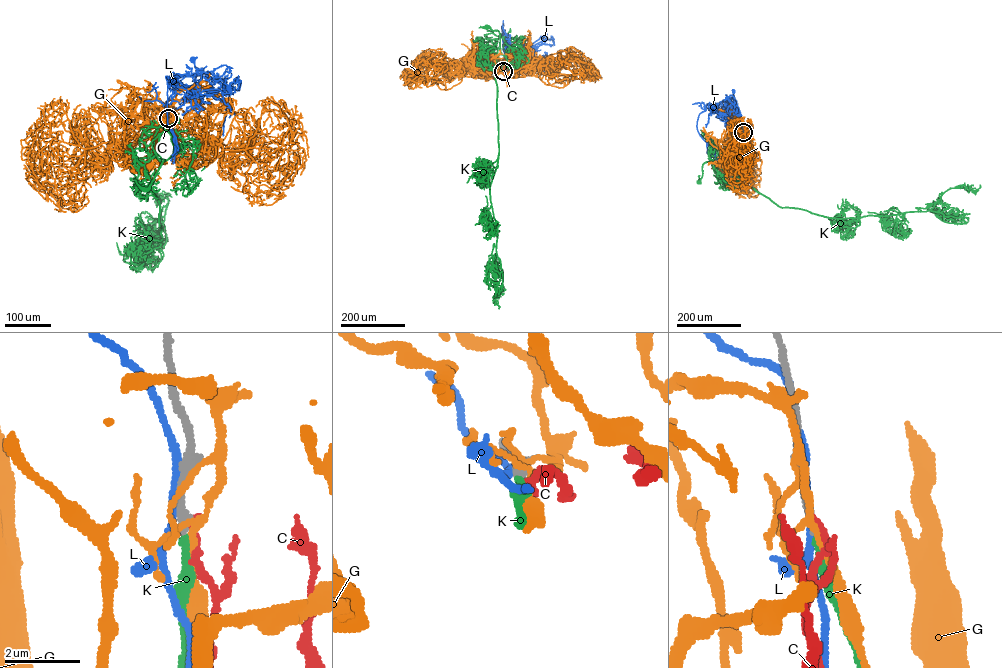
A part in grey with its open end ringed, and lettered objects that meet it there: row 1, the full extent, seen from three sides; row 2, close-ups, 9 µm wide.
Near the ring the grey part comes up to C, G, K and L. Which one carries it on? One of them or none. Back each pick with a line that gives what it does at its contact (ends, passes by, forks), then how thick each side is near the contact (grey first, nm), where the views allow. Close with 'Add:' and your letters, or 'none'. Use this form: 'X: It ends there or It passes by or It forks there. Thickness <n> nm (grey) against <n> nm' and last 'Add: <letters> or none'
K: It ends there. Thickness 200 nm (grey) against 170 nm
Add: K

